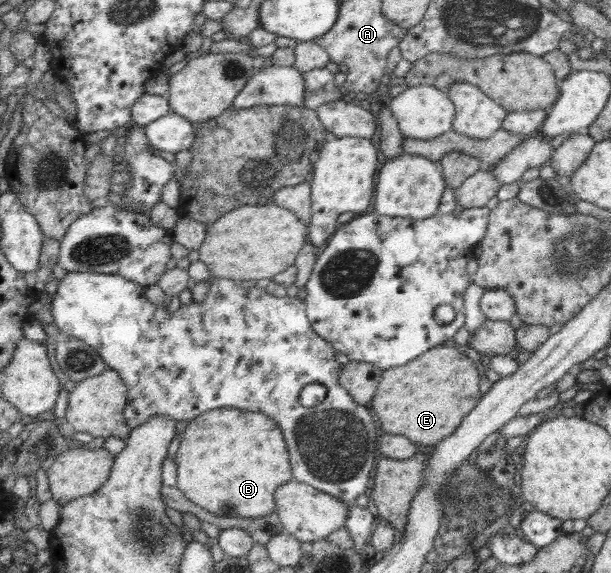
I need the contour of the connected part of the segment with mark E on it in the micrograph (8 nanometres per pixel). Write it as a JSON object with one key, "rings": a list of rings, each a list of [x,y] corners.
{"rings":[[[449,343],[428,350],[404,366],[383,370],[376,396],[370,402],[383,432],[402,434],[420,447],[450,436],[481,399],[477,363],[467,350]]]}

